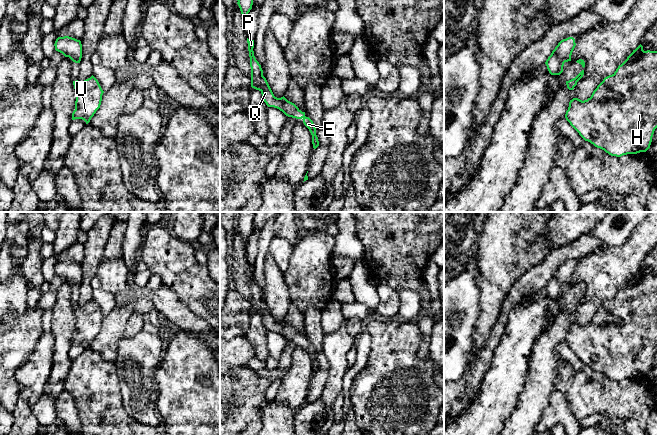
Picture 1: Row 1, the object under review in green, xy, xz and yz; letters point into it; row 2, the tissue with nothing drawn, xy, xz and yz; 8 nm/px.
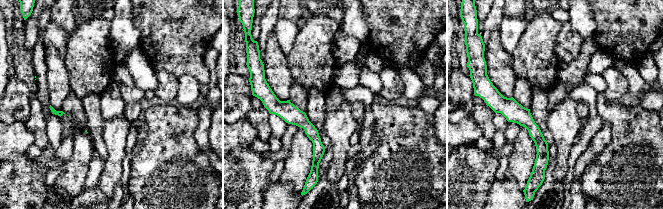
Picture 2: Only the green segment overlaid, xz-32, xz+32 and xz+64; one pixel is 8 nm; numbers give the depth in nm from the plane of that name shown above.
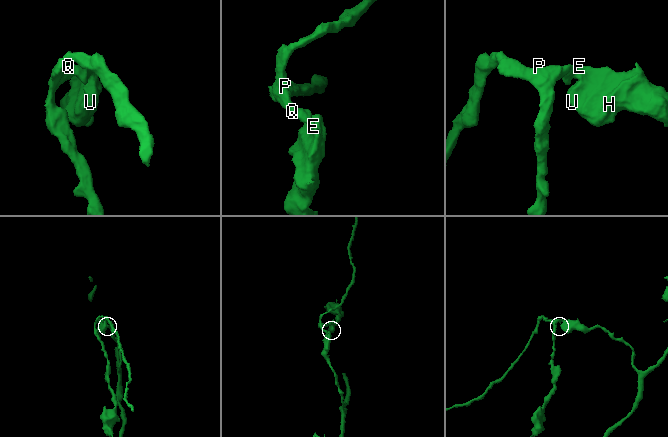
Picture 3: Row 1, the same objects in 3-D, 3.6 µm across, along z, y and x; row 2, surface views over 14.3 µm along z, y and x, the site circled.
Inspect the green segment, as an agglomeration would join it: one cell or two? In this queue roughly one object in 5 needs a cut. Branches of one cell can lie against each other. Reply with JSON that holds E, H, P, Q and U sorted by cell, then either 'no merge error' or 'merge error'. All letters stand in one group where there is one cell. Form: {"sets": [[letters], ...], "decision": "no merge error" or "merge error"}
{"sets": [["E", "H", "P", "Q", "U"]], "decision": "no merge error"}

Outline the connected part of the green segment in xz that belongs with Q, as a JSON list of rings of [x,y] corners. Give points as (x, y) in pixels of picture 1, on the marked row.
[[[247,38],[247,43],[251,67],[251,87],[261,92],[263,100],[268,107],[277,108],[288,117],[302,119],[304,125],[309,129],[312,135],[313,148],[316,149],[319,146],[319,141],[316,135],[315,124],[309,117],[305,116],[305,112],[302,112],[294,103],[288,101],[284,96],[281,98],[274,96],[266,78],[263,76],[261,65],[254,56],[254,40]]]

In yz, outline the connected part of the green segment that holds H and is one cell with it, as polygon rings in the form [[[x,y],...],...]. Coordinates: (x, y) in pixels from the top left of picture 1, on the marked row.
[[[640,44],[612,75],[603,79],[590,98],[570,100],[565,118],[585,141],[611,156],[646,152],[657,128],[657,51],[644,51]]]

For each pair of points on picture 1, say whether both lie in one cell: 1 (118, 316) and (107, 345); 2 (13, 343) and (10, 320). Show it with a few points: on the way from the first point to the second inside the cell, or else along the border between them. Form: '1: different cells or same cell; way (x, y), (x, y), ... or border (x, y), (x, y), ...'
1: same cell; way (113, 323), (112, 331), (108, 338)
2: same cell; way (13, 337), (13, 326)

